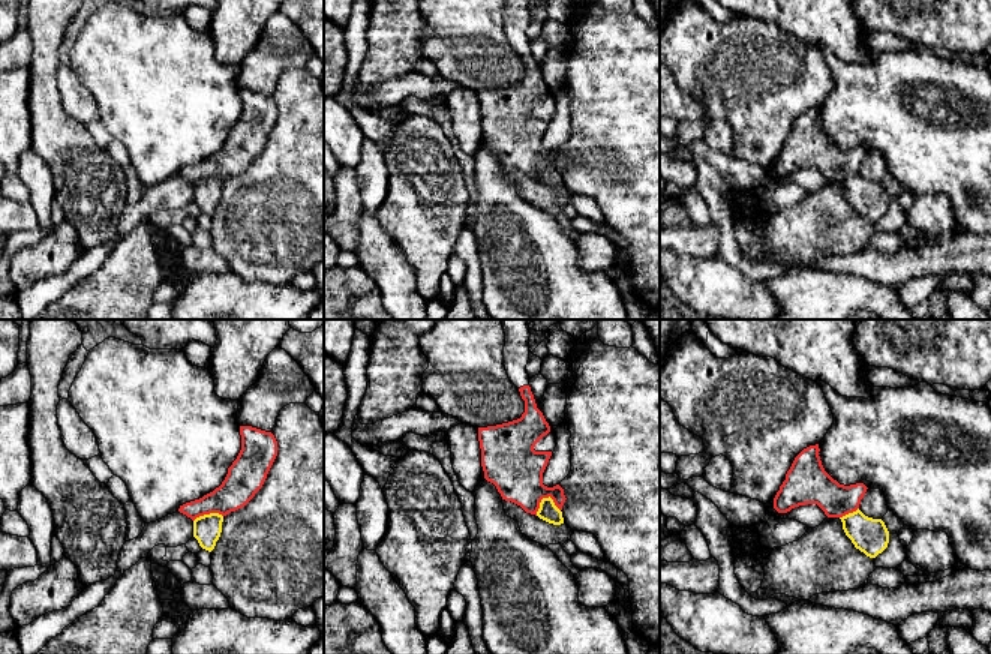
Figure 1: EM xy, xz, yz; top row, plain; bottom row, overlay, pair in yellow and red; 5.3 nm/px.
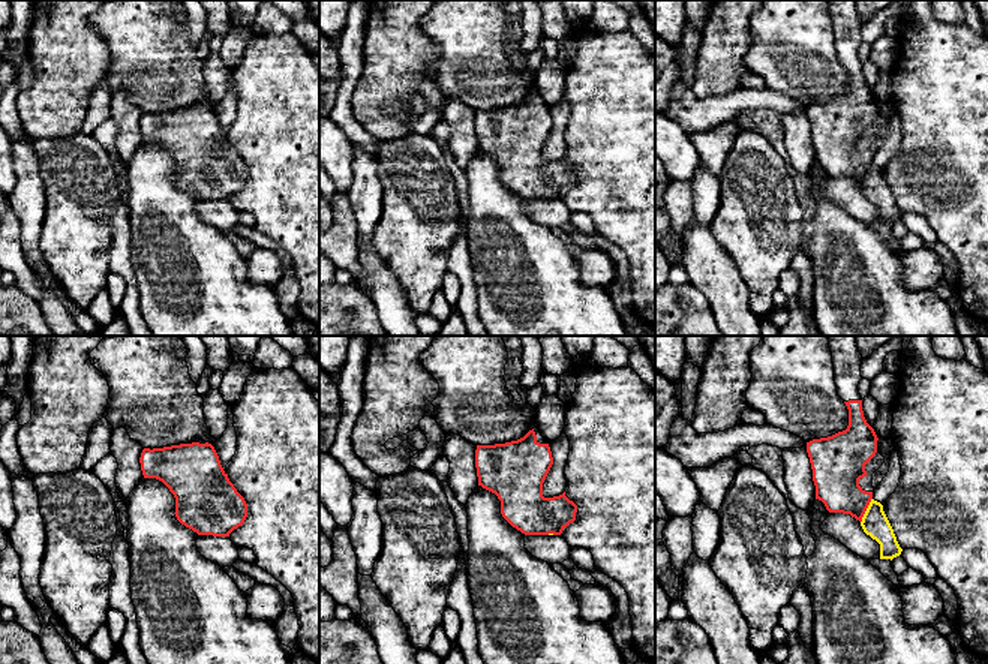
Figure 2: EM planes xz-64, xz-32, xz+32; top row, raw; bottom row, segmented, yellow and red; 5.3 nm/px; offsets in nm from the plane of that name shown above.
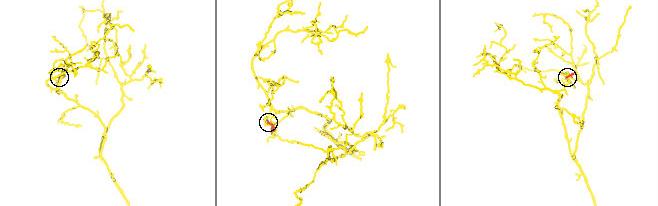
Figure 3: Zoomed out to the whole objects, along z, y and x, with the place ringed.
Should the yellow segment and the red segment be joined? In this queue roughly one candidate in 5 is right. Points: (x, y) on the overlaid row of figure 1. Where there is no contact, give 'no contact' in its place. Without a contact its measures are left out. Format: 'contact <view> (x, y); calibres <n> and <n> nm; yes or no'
contact xz (544, 498); calibres 100 and 280 nm; no

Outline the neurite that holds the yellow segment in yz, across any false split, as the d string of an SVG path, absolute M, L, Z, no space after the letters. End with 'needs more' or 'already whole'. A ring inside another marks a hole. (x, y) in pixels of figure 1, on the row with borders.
M859 508L840 518L846 536L870 558L882 554L889 543L889 531L882 519L865 516Z; already whole

